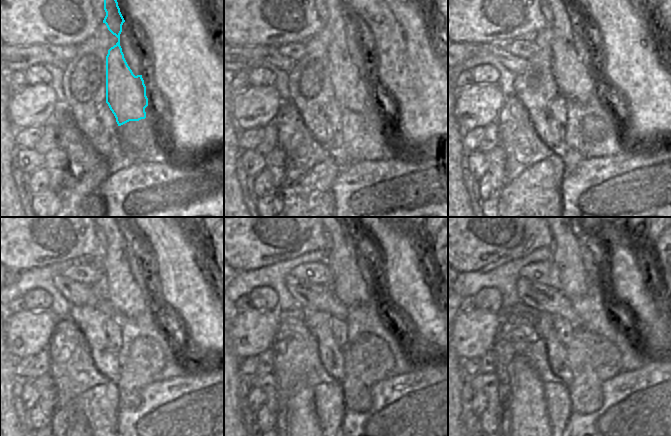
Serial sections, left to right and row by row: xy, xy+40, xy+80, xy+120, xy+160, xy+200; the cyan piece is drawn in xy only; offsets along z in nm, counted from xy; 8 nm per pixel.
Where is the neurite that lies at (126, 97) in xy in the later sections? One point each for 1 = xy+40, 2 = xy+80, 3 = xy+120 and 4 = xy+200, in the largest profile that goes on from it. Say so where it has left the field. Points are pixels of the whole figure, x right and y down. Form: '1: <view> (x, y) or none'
1: xy+40 (351, 87)
2: xy+80 (575, 80)
3: xy+120 (126, 296)
4: xy+200 (574, 282)

